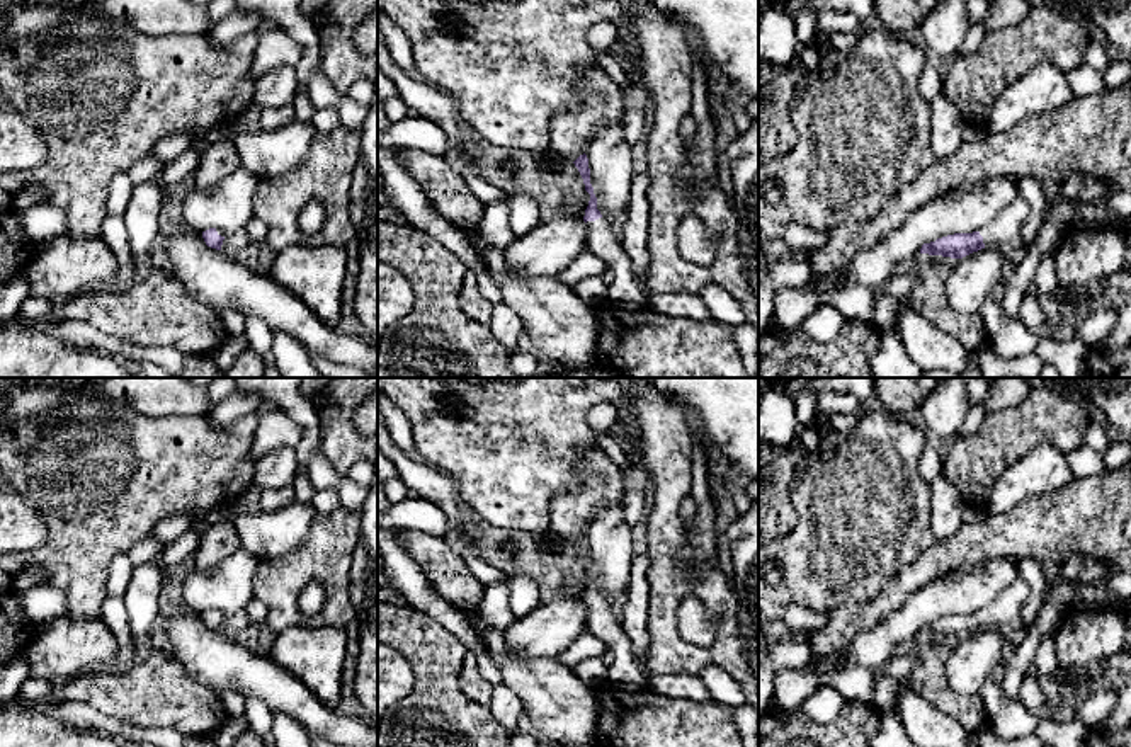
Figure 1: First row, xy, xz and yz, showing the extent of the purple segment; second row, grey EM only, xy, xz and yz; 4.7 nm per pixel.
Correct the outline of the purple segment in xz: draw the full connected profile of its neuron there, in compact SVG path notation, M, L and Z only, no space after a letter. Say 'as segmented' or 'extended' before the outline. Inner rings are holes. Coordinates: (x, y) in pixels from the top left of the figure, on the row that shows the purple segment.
extended; M580 155L575 162L585 191L590 194L588 206L585 209L583 221L587 223L587 250L605 262L607 269L612 271L614 279L609 286L607 301L622 310L641 310L646 306L648 296L639 289L634 277L633 262L624 252L621 242L614 237L611 223L597 209L597 197L590 184L590 168L587 155Z

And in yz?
extended; M1019 197L980 231L937 238L935 242L924 243L920 254L963 259L992 245L1009 248L1019 243L1020 226L1031 213L1031 206Z

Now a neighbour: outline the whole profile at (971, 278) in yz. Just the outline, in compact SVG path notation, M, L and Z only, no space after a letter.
M992 245L963 259L954 259L946 281L947 303L958 313L978 313L988 293L1003 282L1009 272L1007 255L1007 248Z

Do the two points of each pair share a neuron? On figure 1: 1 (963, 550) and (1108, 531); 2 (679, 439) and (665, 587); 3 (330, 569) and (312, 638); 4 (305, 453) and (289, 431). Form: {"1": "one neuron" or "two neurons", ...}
{"1": "one neuron", "2": "one neuron", "3": "two neurons", "4": "two neurons"}

